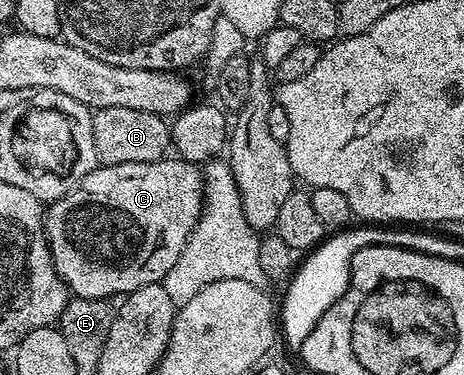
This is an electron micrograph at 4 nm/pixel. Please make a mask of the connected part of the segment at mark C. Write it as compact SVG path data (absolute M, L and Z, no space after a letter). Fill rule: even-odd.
M166 156L157 162L143 164L98 165L70 194L57 202L48 203L43 217L57 275L65 281L70 295L74 298L113 300L152 282L164 280L179 260L204 209L205 179L202 167L176 156Z

